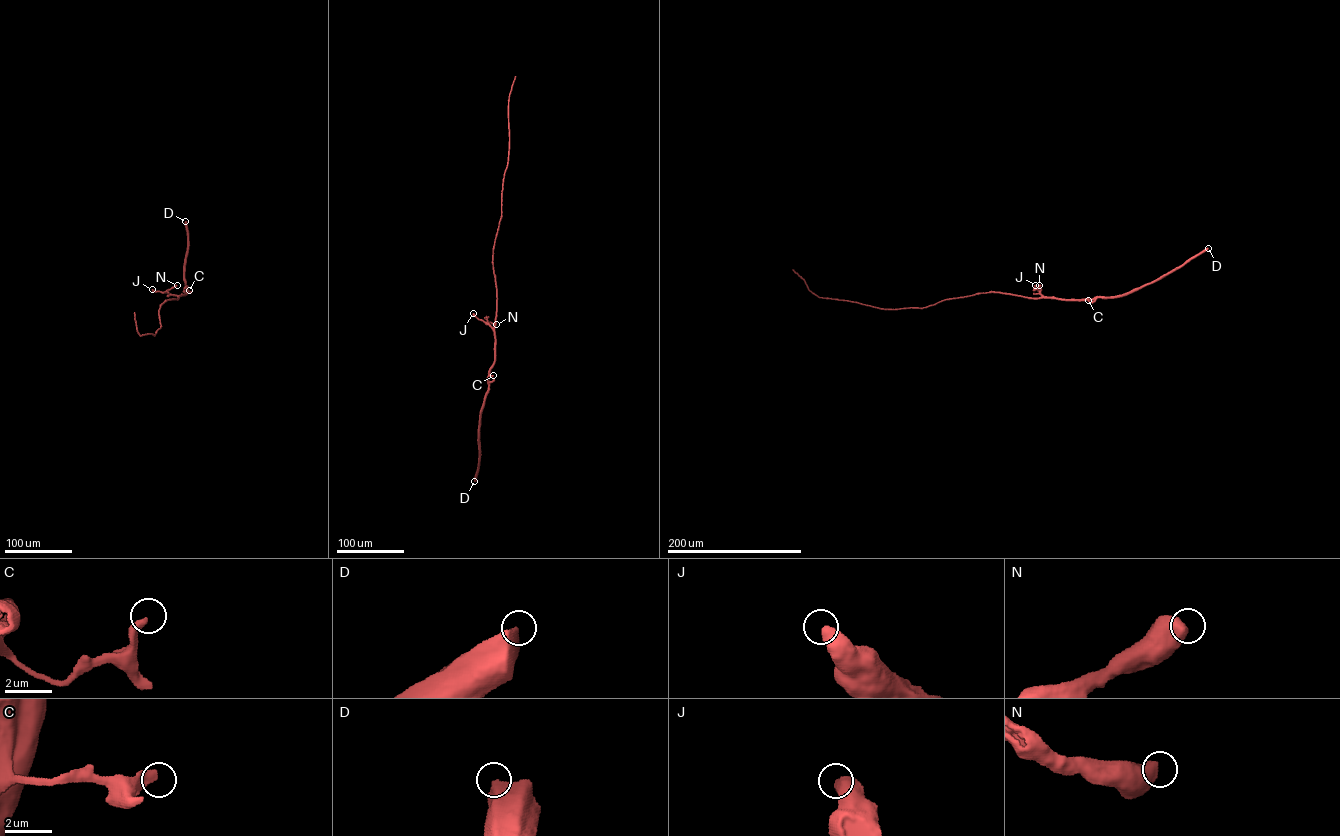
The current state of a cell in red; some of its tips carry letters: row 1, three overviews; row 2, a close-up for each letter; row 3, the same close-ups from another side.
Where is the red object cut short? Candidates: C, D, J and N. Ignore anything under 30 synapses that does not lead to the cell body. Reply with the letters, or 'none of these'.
none of these

